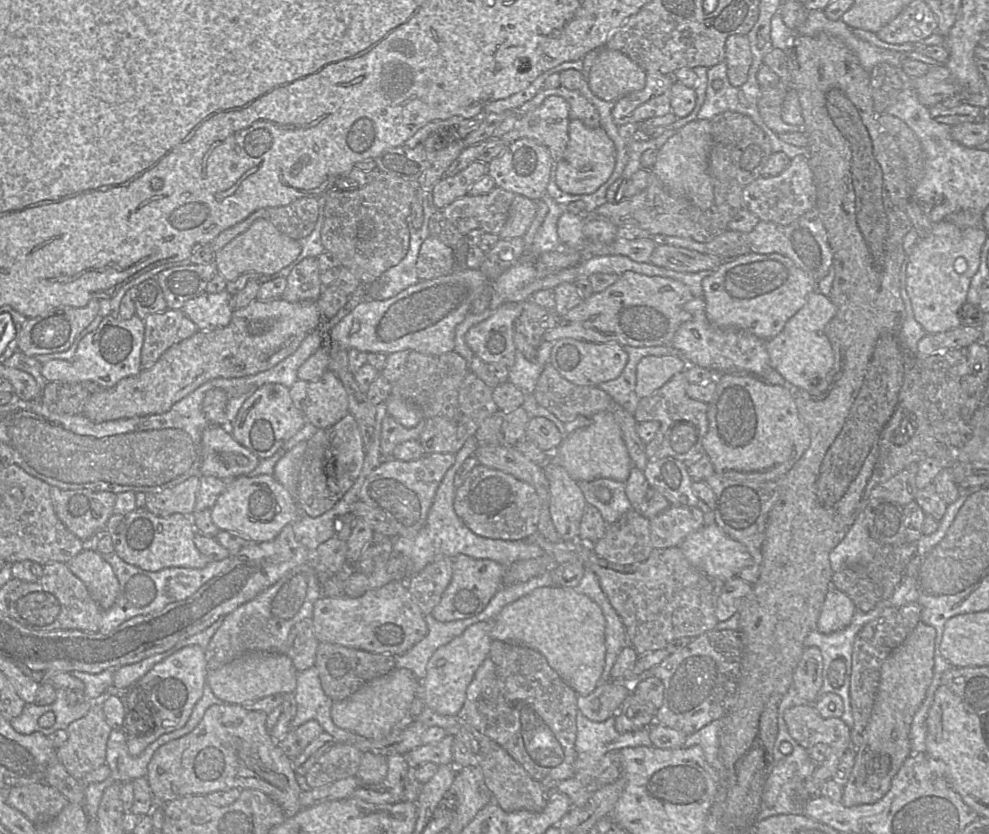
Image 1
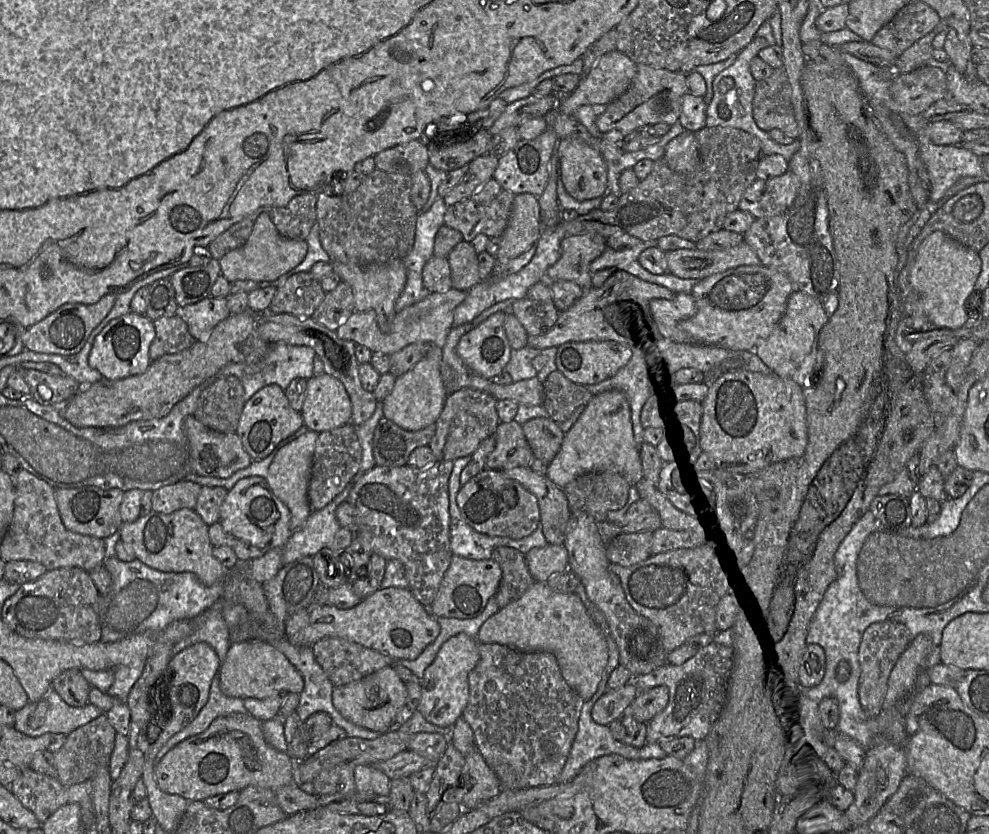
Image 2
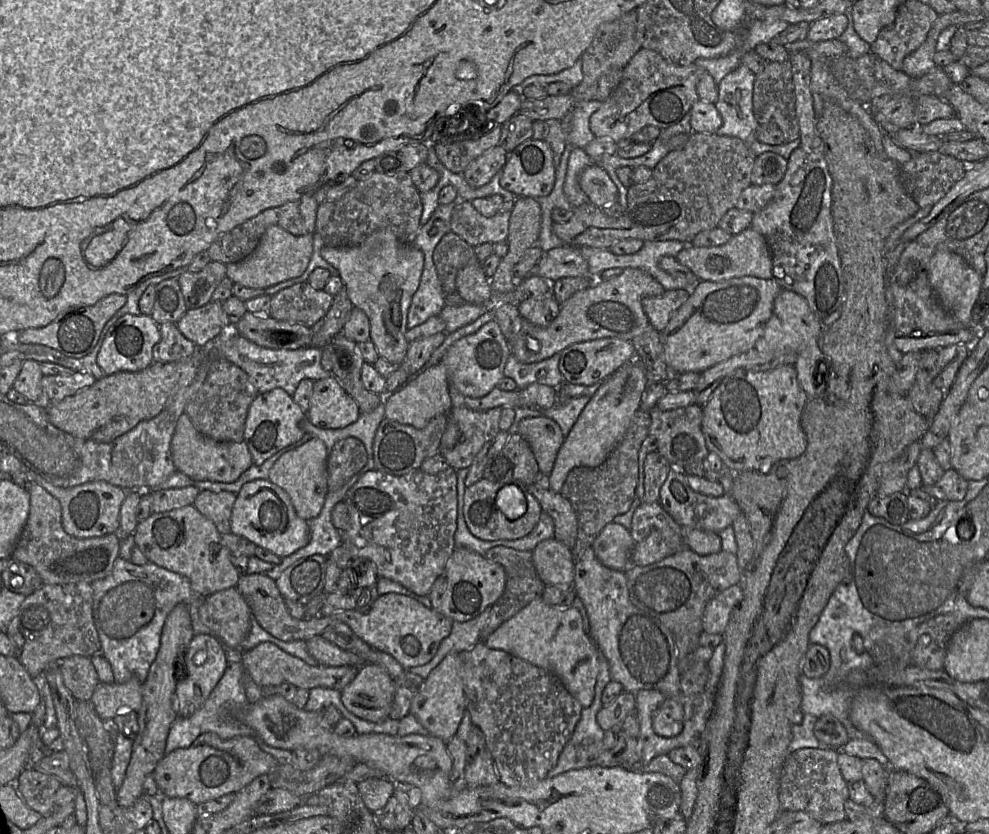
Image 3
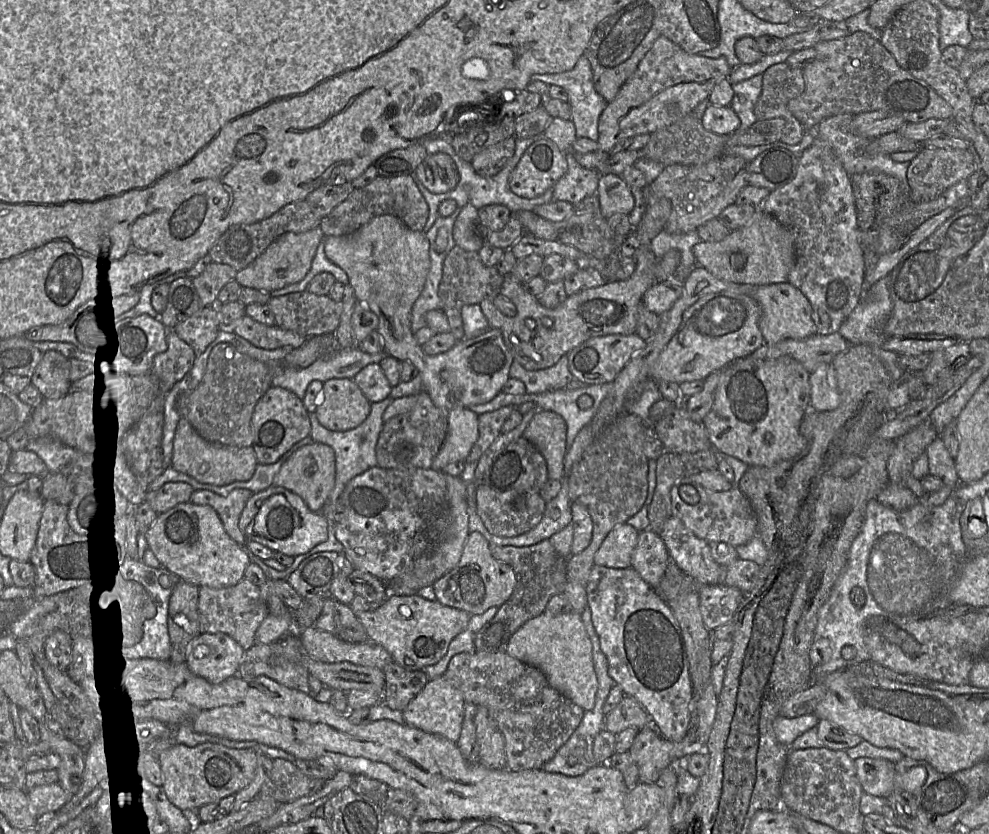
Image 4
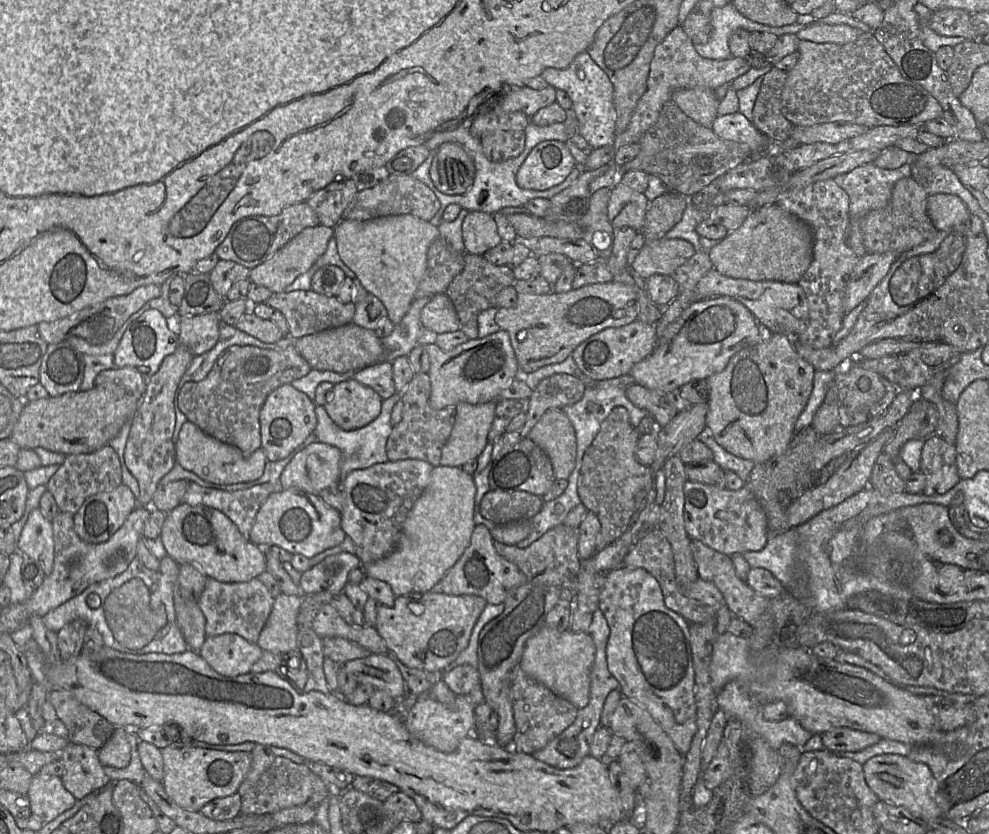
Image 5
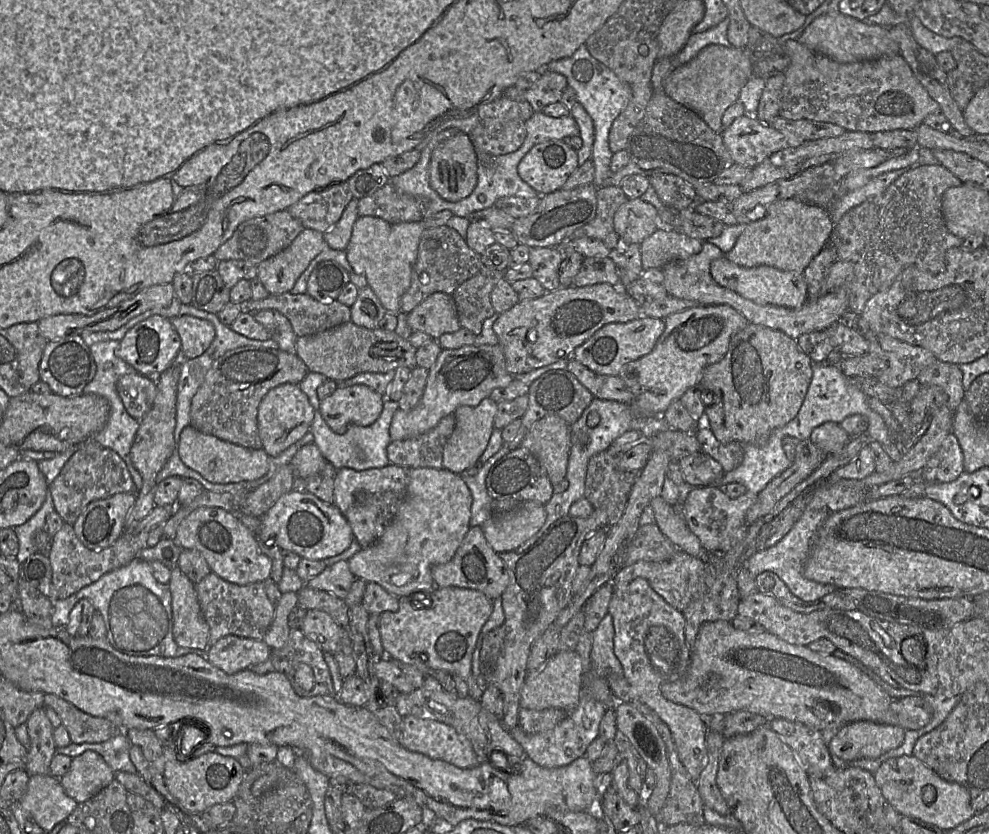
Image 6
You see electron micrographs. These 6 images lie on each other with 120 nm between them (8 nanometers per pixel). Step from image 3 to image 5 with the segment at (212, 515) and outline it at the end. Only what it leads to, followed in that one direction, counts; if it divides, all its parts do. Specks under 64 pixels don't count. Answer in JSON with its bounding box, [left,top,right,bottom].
[182,480,283,539]

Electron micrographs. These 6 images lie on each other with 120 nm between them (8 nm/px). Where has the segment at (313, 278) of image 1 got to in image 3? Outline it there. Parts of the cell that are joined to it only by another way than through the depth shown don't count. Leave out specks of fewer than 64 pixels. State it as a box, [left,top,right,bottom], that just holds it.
[270,282,333,328]

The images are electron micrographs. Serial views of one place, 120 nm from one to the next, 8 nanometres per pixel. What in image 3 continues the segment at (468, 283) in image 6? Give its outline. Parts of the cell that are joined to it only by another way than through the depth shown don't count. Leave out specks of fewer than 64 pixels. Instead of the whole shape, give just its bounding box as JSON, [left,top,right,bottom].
[433,234,480,297]

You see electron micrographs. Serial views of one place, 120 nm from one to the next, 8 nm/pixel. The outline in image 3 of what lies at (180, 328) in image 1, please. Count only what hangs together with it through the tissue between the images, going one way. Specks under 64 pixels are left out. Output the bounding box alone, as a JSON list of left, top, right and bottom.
[153,323,200,362]

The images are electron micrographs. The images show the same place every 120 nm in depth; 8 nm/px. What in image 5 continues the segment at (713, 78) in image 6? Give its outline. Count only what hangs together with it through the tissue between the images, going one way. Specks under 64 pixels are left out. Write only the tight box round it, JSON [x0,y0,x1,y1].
[671,87,720,129]

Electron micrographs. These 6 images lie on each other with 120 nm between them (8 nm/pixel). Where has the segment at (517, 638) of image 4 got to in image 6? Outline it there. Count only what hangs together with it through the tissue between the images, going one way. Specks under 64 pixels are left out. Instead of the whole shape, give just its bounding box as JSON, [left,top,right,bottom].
[520,650,583,711]

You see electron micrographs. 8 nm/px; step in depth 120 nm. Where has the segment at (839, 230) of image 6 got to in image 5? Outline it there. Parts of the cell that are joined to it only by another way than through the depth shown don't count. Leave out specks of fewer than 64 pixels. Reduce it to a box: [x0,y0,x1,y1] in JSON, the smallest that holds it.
[860,176,938,254]

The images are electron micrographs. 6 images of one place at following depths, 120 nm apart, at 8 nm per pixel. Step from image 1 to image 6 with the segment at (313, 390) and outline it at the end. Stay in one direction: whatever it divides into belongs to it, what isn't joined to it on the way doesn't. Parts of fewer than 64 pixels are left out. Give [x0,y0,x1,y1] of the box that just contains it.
[319,384,385,434]

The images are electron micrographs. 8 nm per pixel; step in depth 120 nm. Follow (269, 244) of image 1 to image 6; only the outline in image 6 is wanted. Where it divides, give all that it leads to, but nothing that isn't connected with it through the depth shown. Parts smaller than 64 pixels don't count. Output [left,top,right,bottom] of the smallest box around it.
[256,228,324,294]

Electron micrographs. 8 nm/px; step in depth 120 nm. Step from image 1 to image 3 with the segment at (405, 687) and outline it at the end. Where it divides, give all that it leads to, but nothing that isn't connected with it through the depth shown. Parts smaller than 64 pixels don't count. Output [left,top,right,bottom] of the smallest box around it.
[340,663,395,723]

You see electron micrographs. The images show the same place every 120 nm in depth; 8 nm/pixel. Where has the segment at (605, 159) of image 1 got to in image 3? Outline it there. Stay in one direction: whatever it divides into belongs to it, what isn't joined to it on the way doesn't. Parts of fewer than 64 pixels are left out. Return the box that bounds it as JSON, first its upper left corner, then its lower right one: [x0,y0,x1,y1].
[579,164,619,208]

